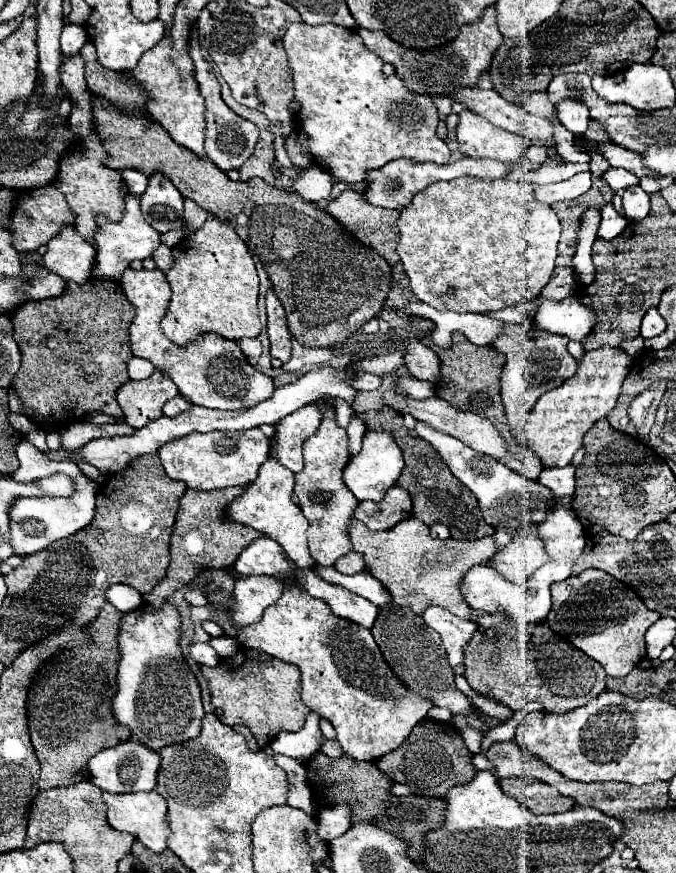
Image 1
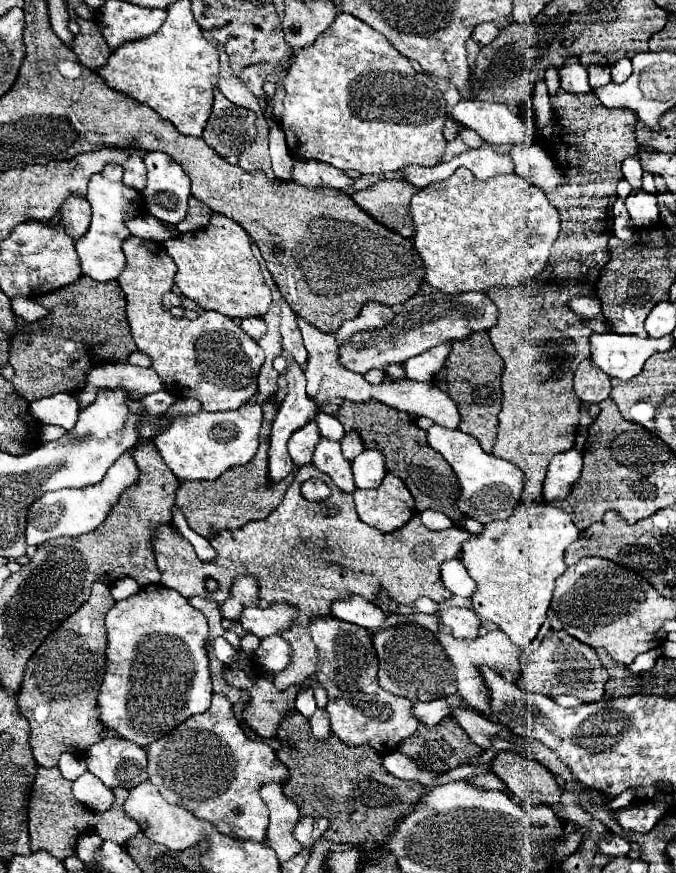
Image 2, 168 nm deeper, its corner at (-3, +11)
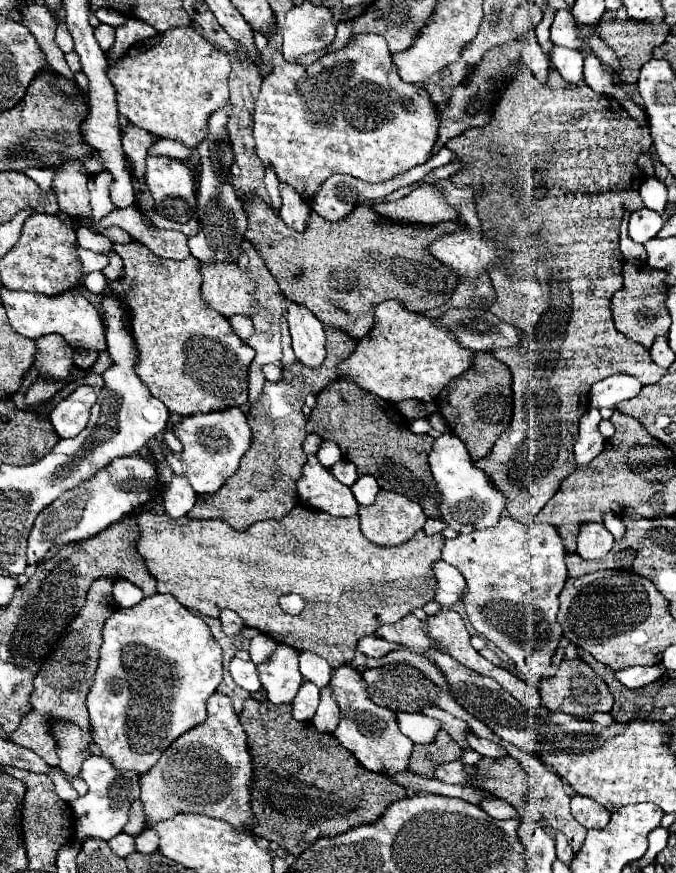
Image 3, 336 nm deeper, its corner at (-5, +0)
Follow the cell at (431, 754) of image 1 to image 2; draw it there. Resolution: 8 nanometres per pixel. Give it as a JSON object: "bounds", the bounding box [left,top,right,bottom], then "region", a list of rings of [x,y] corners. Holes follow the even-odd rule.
{"bounds":[397,717,483,775],"region":[[[445,717],[439,725],[435,727],[427,727],[427,725],[419,725],[417,731],[407,737],[399,747],[397,747],[399,753],[403,753],[405,757],[409,757],[413,763],[417,763],[417,767],[421,771],[429,771],[429,773],[435,773],[435,775],[441,775],[449,769],[455,769],[459,765],[465,765],[469,763],[471,759],[475,757],[481,757],[483,755],[483,749],[479,745],[475,745],[467,733],[463,733],[461,725],[455,721],[455,717]]]}

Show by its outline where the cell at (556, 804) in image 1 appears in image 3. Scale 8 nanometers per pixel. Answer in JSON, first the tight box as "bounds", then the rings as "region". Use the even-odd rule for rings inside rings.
{"bounds":[469,758,527,808],"region":[[[481,758],[475,764],[477,772],[469,774],[469,782],[477,788],[491,792],[493,796],[509,802],[515,808],[523,808],[527,804],[525,790],[527,790],[527,776],[521,764],[515,758]]]}

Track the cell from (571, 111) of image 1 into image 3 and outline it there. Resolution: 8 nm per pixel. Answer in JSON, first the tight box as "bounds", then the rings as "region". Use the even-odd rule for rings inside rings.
{"bounds":[549,46,583,84],"region":[[[553,46],[549,52],[549,58],[551,58],[551,64],[561,72],[561,76],[567,82],[577,84],[583,78],[583,56],[577,50]]]}

